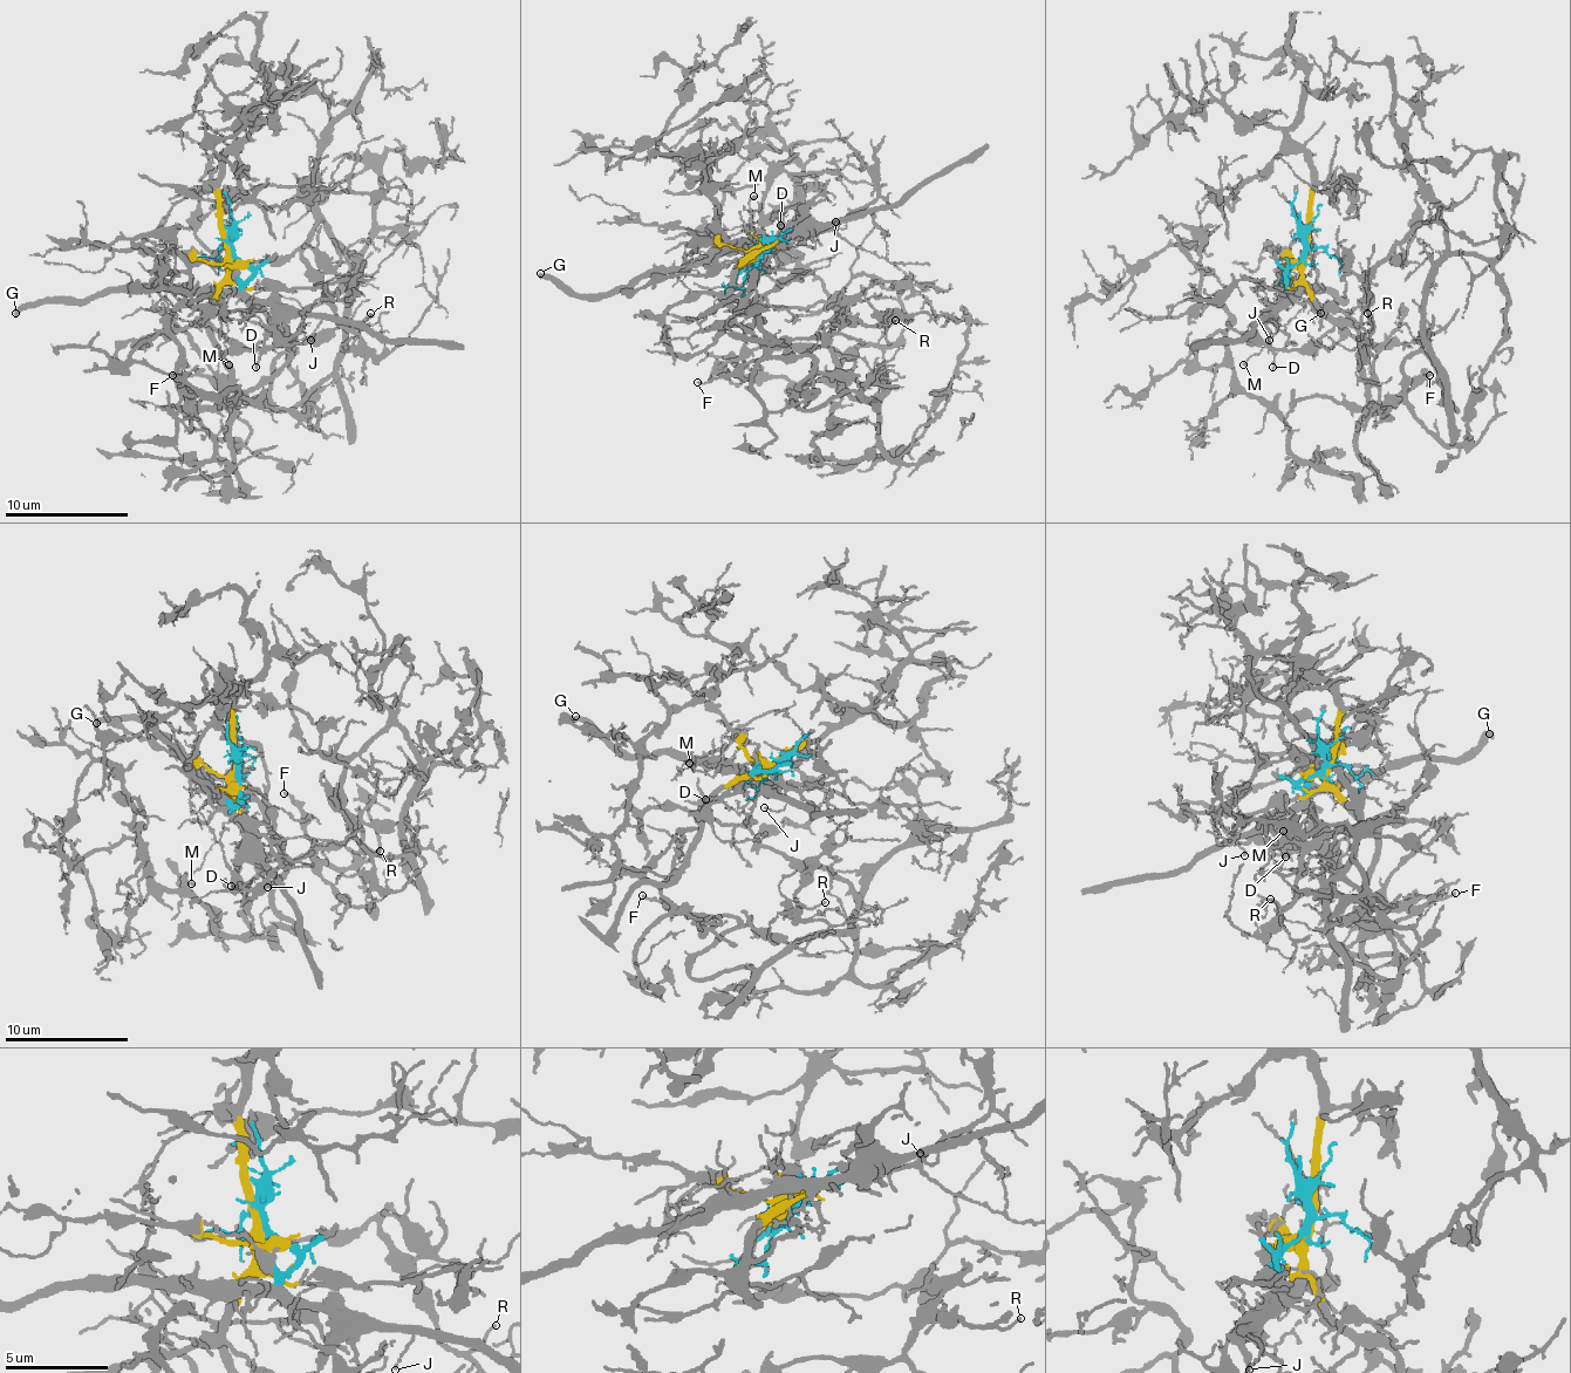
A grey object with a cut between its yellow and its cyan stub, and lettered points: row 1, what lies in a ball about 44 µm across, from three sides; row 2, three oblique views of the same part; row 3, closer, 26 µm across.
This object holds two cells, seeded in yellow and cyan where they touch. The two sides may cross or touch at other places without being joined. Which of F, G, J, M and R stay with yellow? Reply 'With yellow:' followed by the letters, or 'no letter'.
With yellow: F, R

